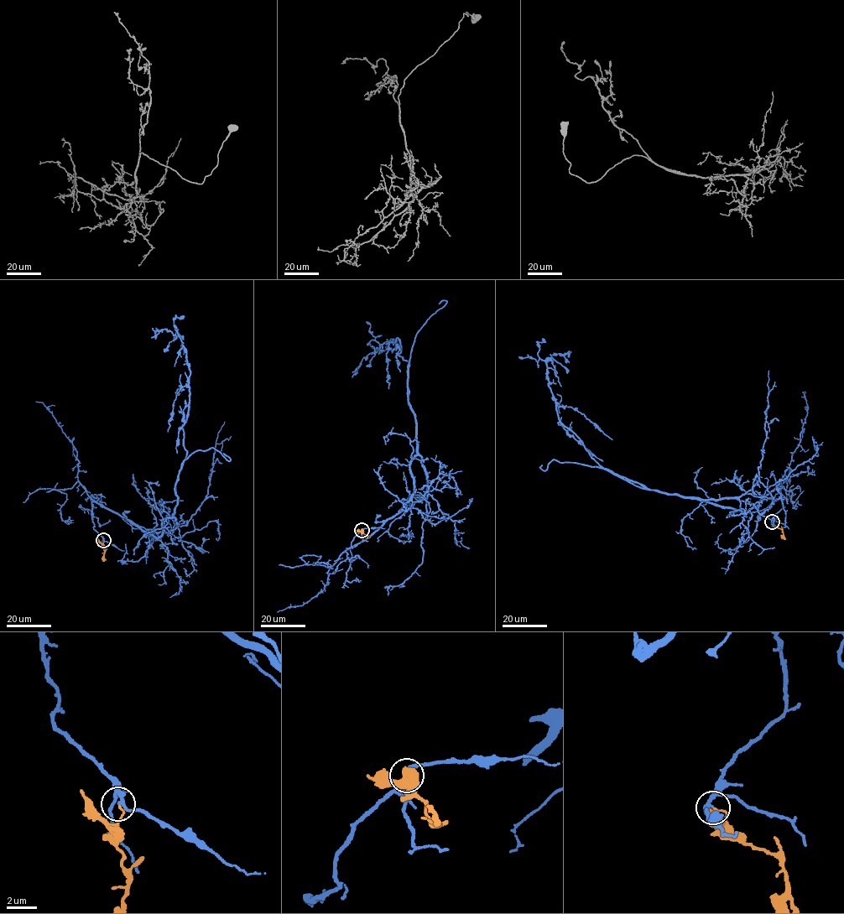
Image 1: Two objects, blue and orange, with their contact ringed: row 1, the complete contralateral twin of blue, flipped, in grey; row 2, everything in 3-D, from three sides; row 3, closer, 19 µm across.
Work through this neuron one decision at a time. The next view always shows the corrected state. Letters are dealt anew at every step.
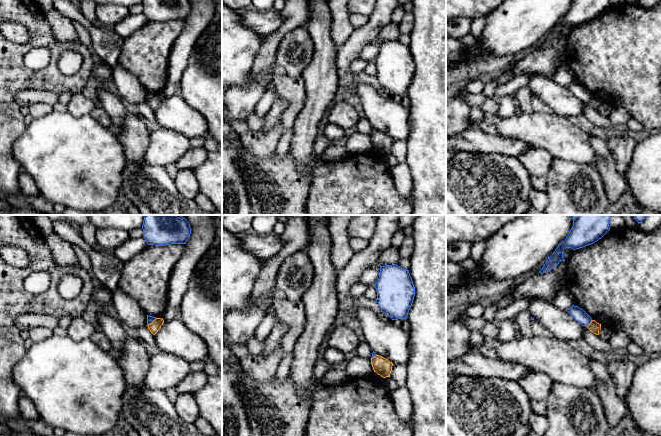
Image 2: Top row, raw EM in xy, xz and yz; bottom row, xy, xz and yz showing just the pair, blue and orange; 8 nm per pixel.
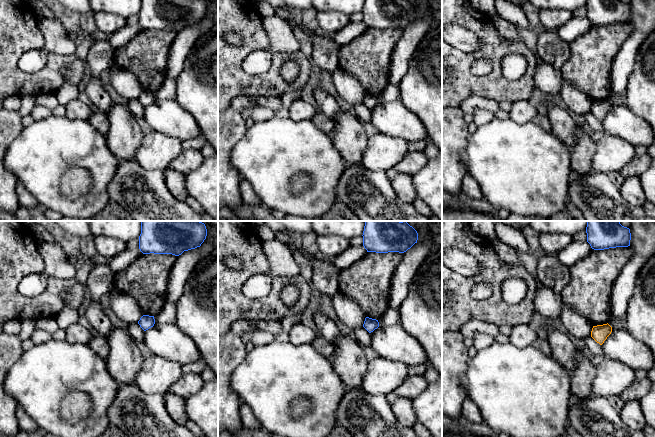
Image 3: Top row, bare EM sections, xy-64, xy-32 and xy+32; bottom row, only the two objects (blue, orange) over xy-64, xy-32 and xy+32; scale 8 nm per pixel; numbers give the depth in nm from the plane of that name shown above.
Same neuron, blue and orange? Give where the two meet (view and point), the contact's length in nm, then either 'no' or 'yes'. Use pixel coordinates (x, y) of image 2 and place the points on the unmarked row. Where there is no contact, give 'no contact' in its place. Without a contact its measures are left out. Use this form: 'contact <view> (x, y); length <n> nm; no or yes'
contact yz (589, 99); length 80 nm; yes

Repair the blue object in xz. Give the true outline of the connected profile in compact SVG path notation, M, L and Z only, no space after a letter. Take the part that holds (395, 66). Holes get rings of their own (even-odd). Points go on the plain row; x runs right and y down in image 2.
M397 40L380 43L380 51L375 59L381 88L392 96L406 95L412 82L415 63L409 46Z

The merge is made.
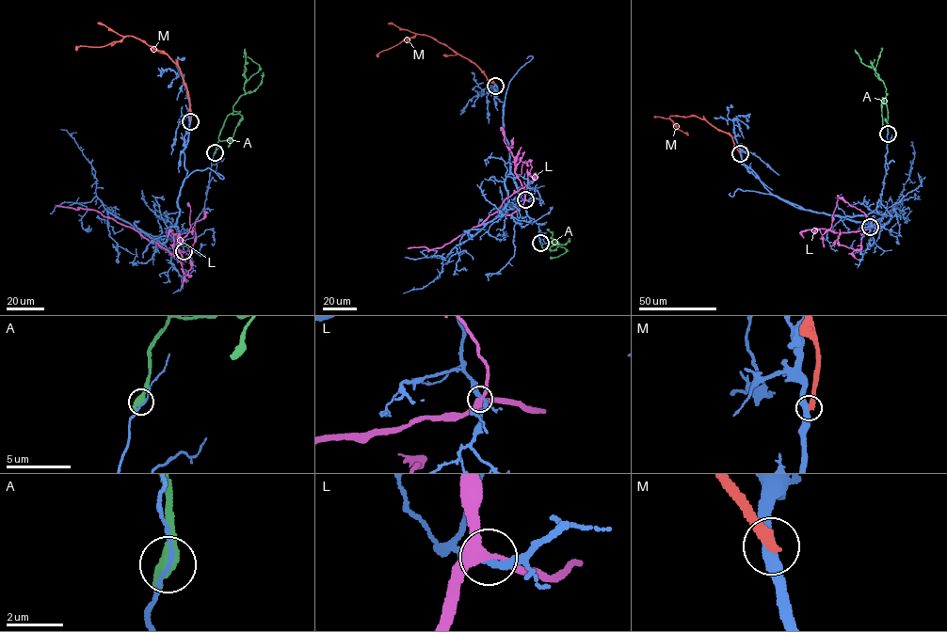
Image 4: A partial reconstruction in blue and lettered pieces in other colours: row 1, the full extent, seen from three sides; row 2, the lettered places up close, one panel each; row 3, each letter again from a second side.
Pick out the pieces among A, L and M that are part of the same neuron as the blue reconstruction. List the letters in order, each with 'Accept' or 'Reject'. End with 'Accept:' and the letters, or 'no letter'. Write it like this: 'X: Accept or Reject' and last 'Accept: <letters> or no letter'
A: Reject
L: Reject
M: Reject
Accept: no letter

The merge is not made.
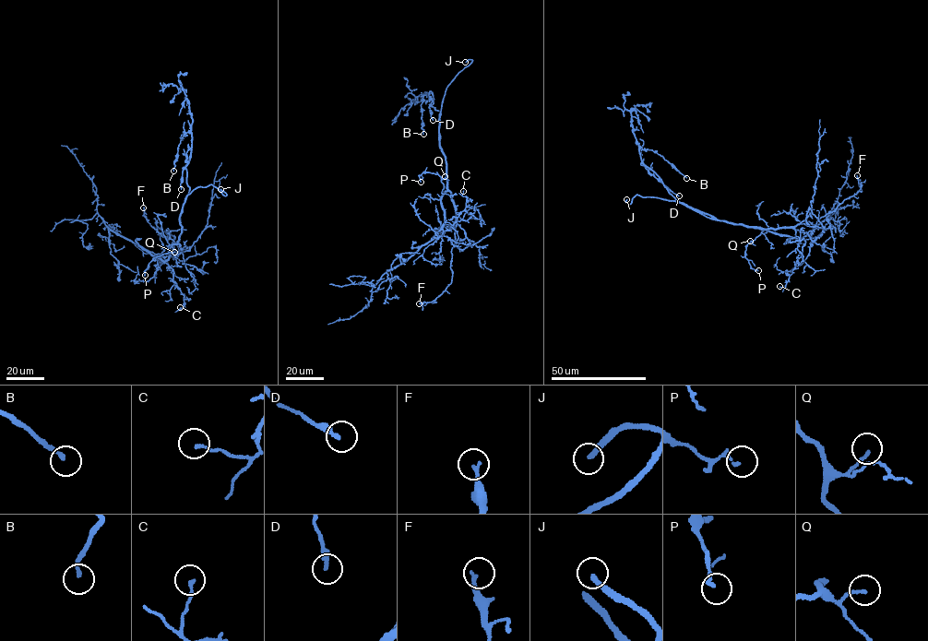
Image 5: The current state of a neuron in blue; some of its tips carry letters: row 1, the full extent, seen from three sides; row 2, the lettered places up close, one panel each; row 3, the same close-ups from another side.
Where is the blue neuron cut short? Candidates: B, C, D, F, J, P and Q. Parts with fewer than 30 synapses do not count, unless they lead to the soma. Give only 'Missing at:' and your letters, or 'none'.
Missing at: J

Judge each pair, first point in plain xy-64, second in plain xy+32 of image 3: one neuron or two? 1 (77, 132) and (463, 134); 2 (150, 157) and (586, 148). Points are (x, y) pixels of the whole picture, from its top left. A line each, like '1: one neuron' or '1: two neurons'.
1: two neurons
2: two neurons

